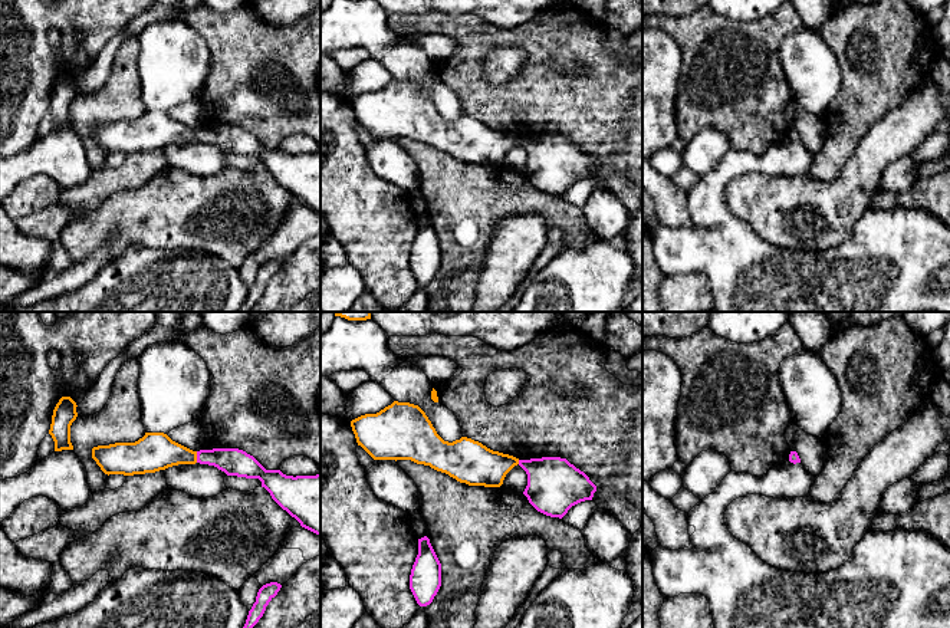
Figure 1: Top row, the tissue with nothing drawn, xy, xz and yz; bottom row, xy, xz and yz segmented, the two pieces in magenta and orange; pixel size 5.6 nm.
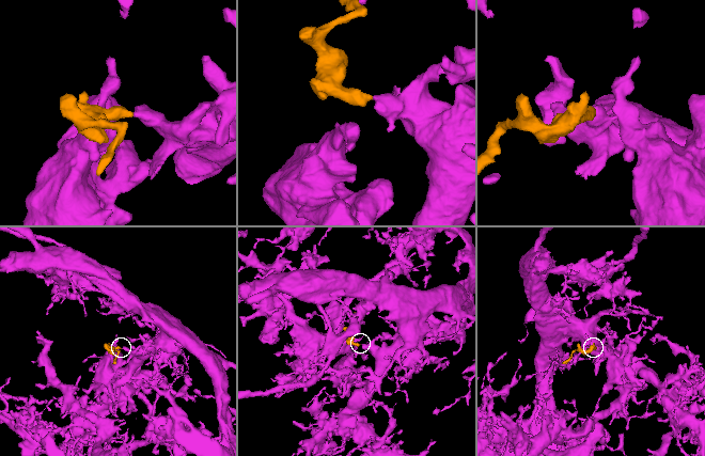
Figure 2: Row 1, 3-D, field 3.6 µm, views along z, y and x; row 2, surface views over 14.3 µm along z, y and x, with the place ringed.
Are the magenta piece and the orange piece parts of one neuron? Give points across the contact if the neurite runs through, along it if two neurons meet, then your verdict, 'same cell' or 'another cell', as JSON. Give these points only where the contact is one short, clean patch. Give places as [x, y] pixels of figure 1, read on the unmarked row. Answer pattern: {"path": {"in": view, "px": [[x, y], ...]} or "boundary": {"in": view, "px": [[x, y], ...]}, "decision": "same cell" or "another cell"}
{"path": {"in": "xy", "px": [[233, 140], [220, 135], [197, 135], [154, 130]]}, "decision": "same cell"}

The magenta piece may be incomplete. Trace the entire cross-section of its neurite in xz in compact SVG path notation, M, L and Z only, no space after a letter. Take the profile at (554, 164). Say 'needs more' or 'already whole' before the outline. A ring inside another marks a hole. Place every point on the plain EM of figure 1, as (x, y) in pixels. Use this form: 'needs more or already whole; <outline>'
needs more; M394 79L377 92L365 92L351 99L358 124L374 138L411 138L417 142L446 151L469 164L500 165L506 152L520 144L527 152L523 172L540 191L562 197L568 188L585 178L592 178L596 164L589 155L561 135L519 138L513 134L493 129L479 119L461 115L453 121L444 119L433 105L425 91L414 82Z

